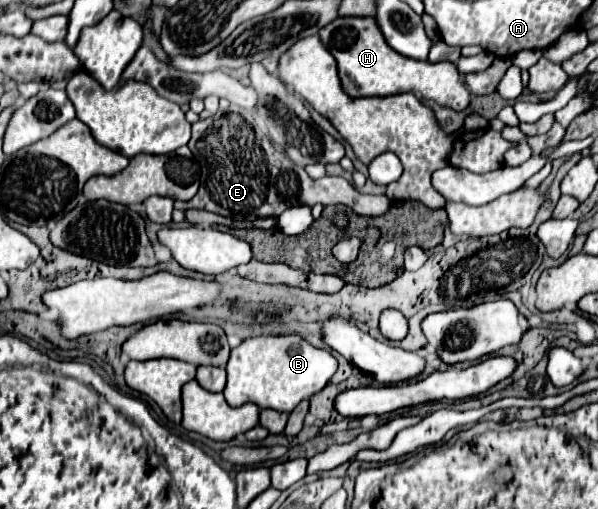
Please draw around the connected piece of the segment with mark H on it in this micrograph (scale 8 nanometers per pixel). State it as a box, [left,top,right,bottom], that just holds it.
[319,16,471,110]

